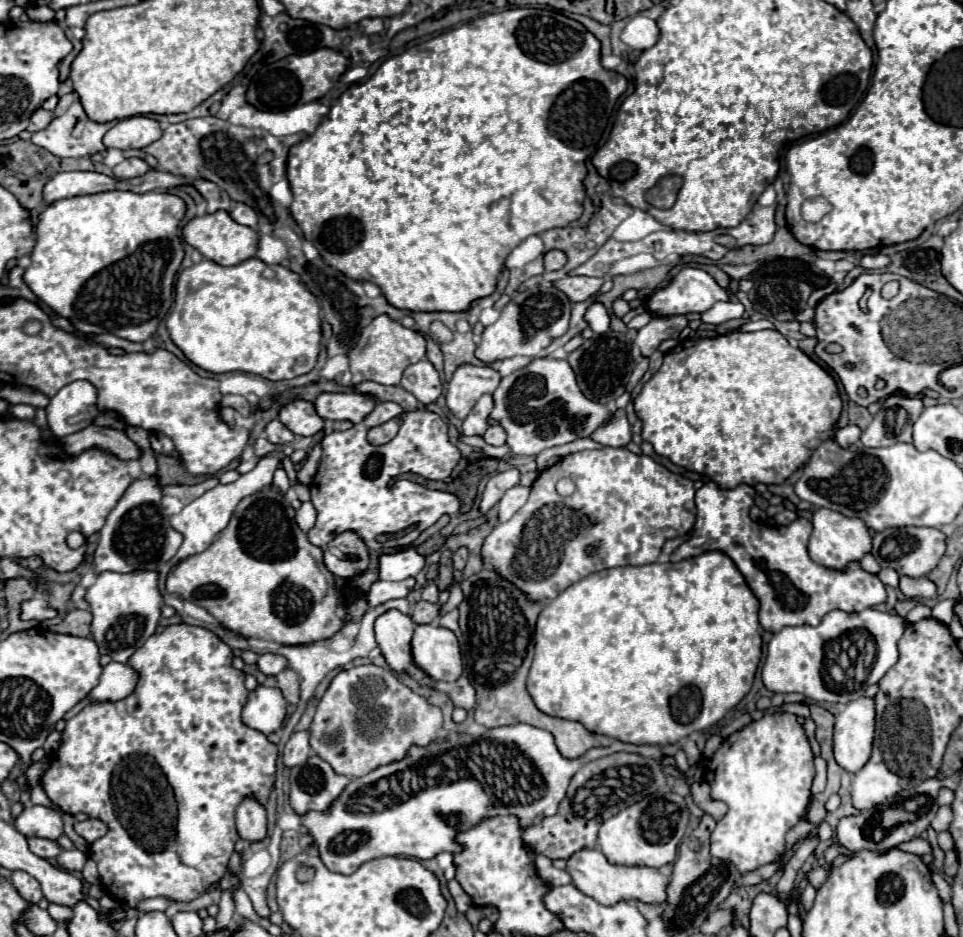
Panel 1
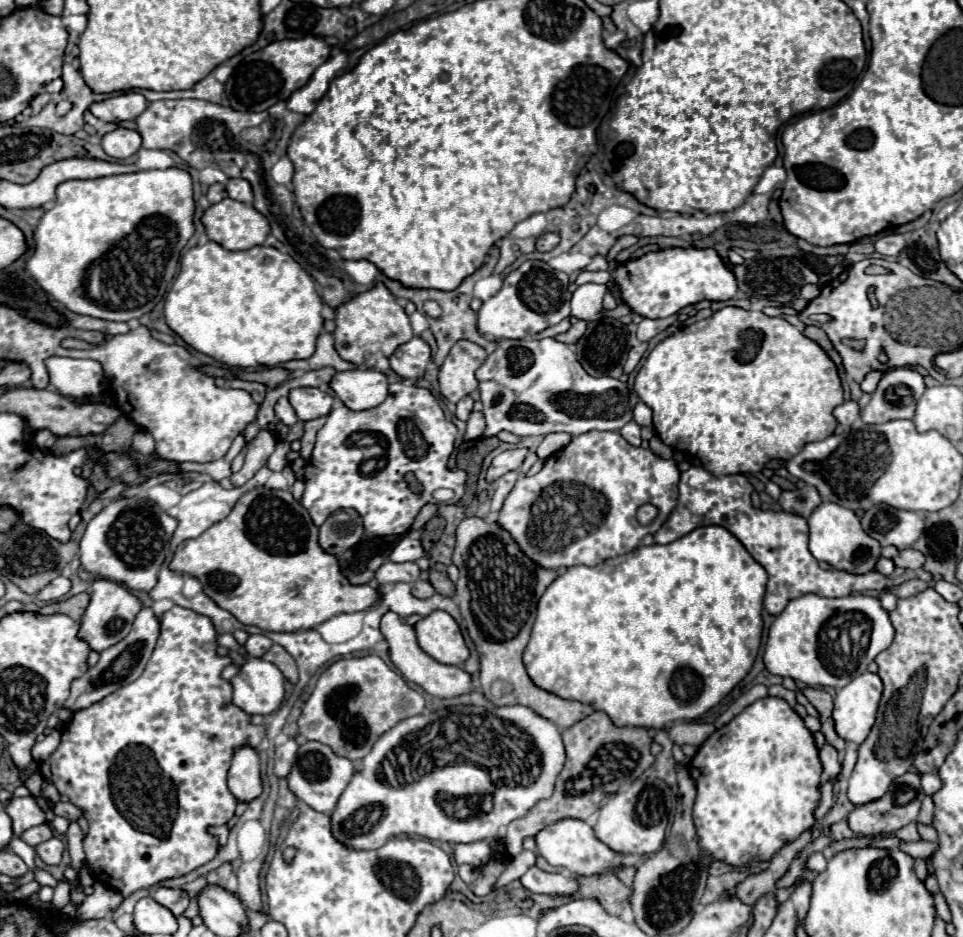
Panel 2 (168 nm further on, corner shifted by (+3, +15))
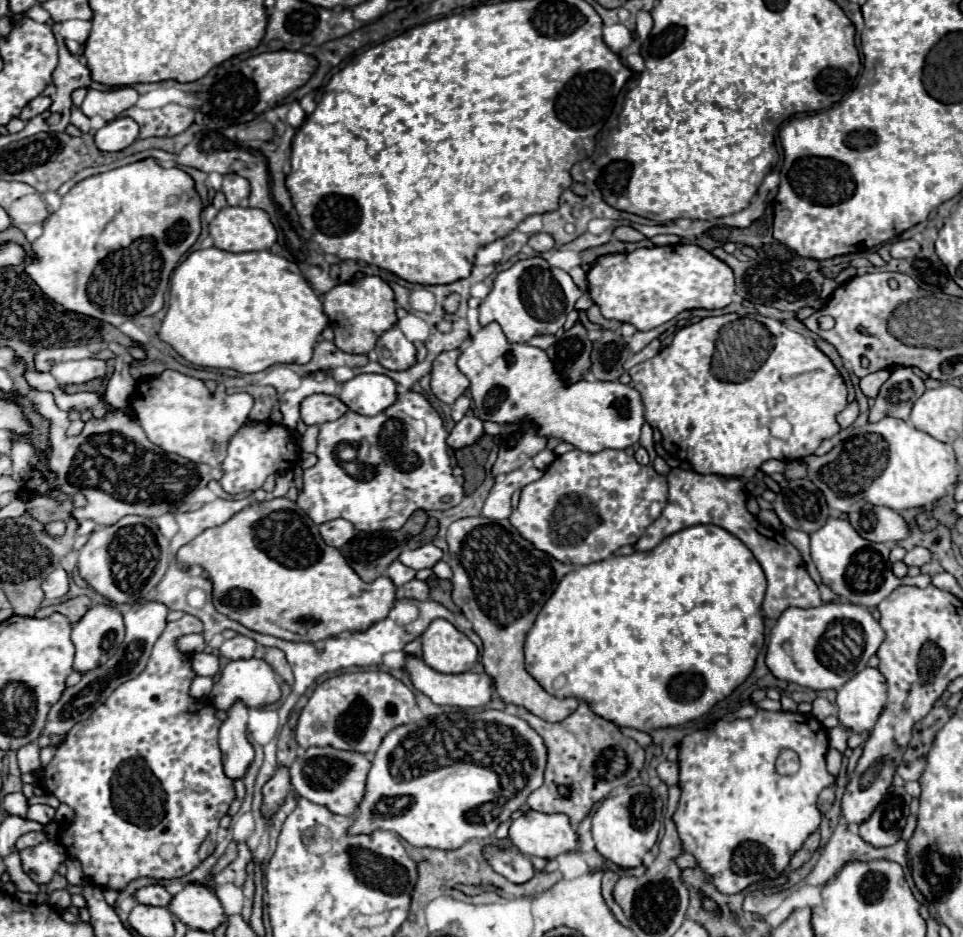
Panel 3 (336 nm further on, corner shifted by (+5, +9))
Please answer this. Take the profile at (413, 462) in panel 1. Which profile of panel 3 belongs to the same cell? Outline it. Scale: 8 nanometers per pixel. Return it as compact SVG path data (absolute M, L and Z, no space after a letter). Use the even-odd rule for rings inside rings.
M413 390L399 394L397 402L377 416L361 416L349 410L339 420L321 424L315 452L319 460L313 468L303 472L305 486L297 504L315 524L345 518L361 532L399 530L415 510L445 510L457 506L463 498L463 478L451 472L445 438L447 430L437 410ZM445 496L451 500L443 502Z

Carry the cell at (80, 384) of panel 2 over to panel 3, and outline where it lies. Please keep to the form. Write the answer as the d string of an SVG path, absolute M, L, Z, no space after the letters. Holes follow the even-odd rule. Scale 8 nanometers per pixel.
M83 358L71 362L59 362L51 368L51 374L61 386L67 384L83 384L95 378L103 378L107 370L107 362L99 358Z

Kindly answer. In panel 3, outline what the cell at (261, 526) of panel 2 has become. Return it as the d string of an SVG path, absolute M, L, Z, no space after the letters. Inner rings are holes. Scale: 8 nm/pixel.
M273 498L237 512L225 524L209 528L185 544L177 552L177 560L185 568L195 564L205 568L213 582L213 604L221 614L241 622L249 630L283 640L317 642L339 636L341 632L367 630L375 622L387 618L395 604L397 588L391 578L379 576L373 582L363 582L351 570L345 556L323 542L317 524L313 524L289 498Z

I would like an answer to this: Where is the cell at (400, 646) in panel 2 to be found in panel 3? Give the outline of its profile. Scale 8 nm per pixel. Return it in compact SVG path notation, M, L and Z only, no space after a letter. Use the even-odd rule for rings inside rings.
M407 656L407 666L405 666L407 674L411 676L413 684L417 690L421 690L423 694L427 694L435 704L443 704L443 706L459 706L459 708L477 708L477 706L485 706L487 702L491 702L491 696L495 692L495 682L489 674L475 674L475 672L465 672L465 674L439 674L433 668L429 668L423 660L415 658L415 656Z

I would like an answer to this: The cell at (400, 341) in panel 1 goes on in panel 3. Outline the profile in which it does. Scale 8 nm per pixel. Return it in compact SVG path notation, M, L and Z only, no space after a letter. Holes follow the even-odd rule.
M357 272L351 282L337 284L325 292L321 302L335 332L335 346L349 354L369 354L375 348L377 338L397 322L393 290L379 276L365 276Z

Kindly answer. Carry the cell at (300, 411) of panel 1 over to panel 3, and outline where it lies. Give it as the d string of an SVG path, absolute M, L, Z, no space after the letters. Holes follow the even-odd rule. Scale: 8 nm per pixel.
M313 394L301 402L301 420L305 424L323 424L343 416L349 408L337 398L329 394Z

